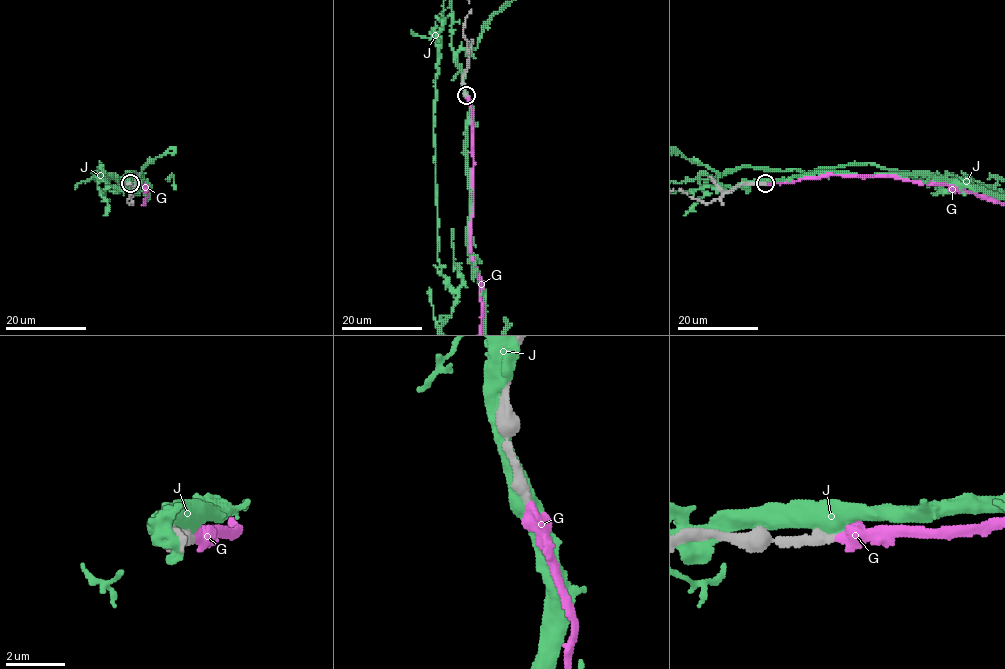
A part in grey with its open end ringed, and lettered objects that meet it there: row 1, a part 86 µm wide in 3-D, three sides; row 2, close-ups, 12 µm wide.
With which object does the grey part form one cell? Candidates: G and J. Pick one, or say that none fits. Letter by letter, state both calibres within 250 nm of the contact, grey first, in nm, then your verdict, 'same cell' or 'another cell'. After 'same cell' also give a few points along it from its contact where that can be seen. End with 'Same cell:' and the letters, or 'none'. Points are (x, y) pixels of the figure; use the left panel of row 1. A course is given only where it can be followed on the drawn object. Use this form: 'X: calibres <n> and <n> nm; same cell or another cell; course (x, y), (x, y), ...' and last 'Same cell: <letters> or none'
G: calibres 400 and 500 nm; same cell
J: calibres 440 and 550 nm; another cell
Same cell: G

